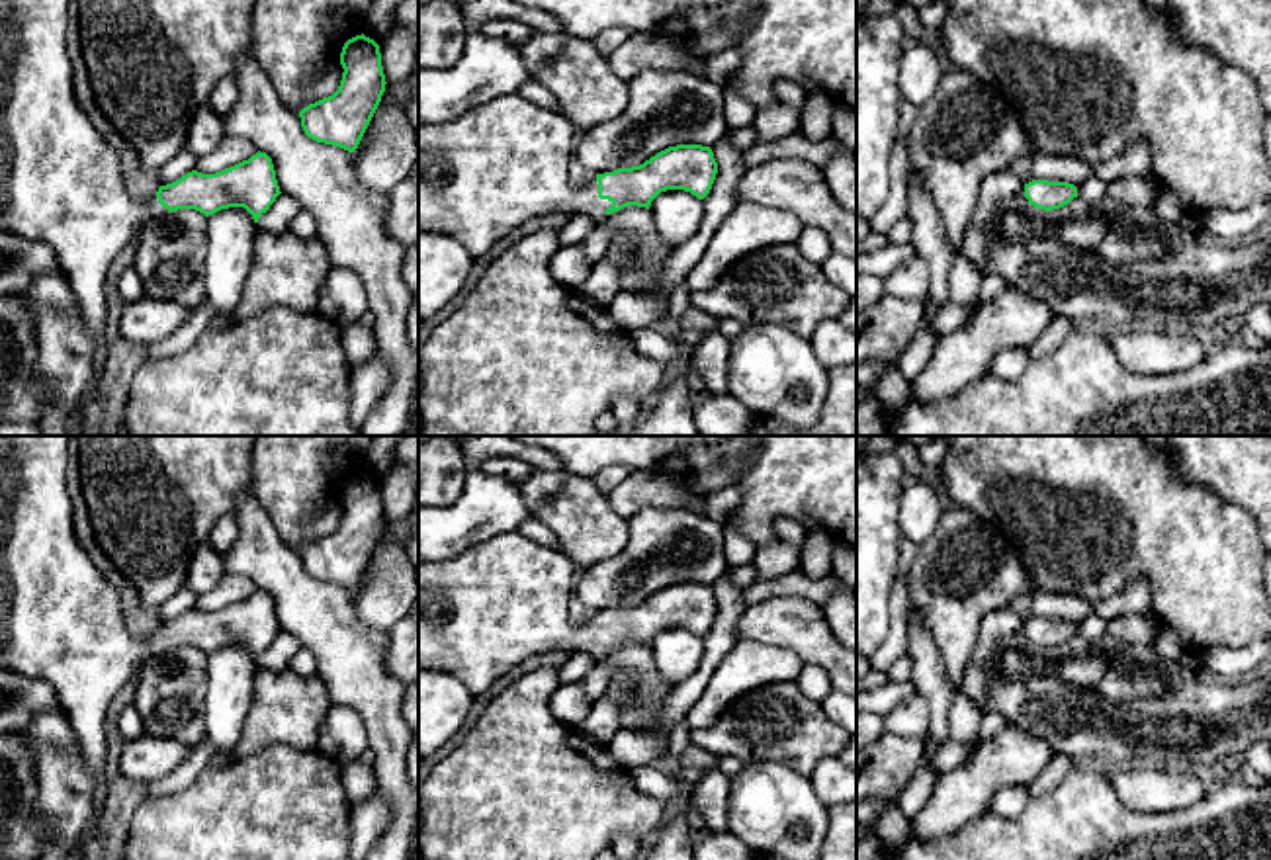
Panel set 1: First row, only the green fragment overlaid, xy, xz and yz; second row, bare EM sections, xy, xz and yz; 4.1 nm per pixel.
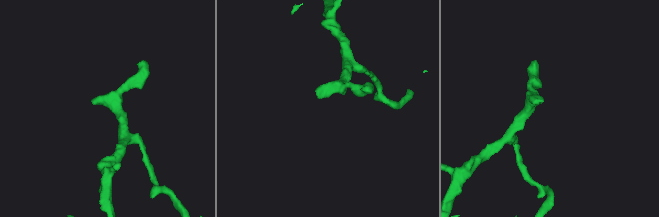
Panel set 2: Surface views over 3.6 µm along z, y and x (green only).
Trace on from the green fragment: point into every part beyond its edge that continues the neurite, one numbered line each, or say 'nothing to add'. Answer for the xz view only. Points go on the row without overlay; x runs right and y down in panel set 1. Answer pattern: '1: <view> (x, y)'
1: xz (493, 606)

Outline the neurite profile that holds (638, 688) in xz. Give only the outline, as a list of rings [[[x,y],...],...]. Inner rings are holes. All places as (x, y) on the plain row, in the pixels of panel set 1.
[[[628,643],[598,661],[618,670],[606,696],[620,708],[620,729],[655,727],[673,686],[661,676],[651,649]]]

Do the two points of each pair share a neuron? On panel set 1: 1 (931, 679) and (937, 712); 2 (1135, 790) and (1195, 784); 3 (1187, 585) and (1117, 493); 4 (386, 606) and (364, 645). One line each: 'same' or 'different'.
1: same
2: same
3: same
4: different

